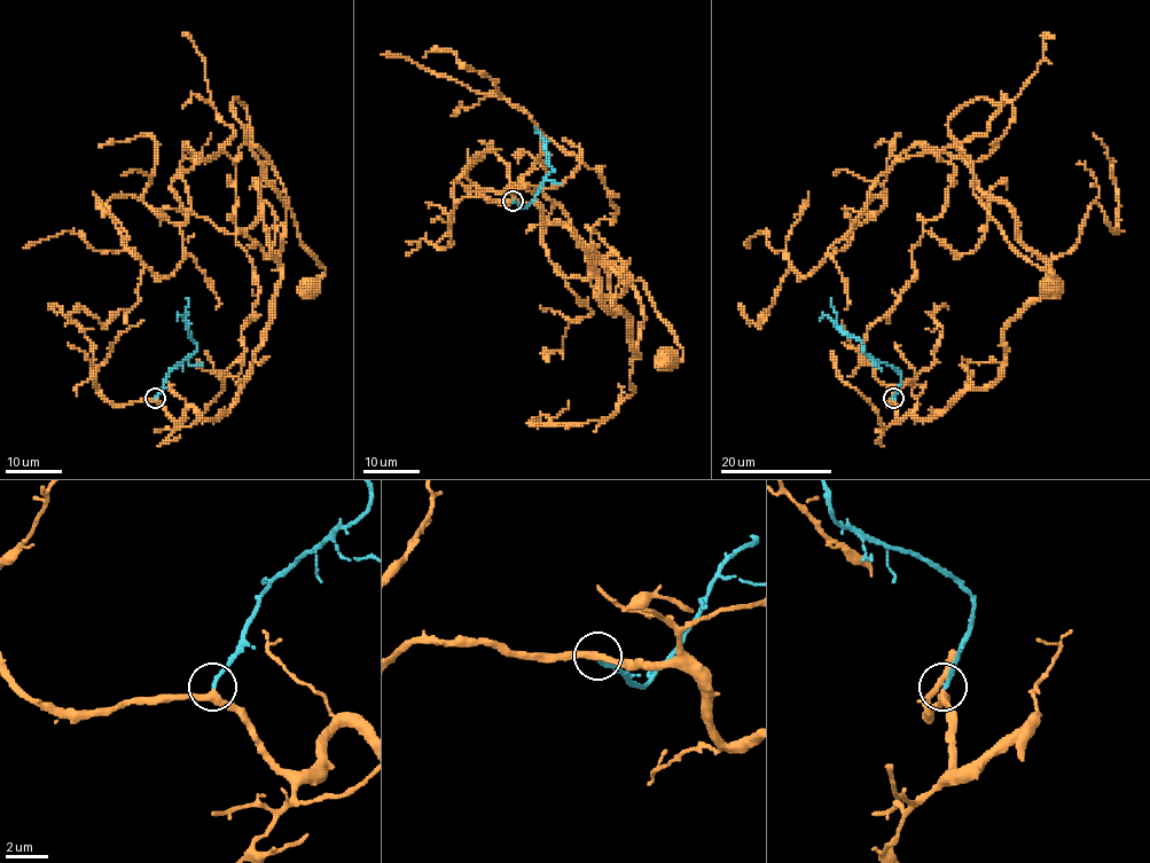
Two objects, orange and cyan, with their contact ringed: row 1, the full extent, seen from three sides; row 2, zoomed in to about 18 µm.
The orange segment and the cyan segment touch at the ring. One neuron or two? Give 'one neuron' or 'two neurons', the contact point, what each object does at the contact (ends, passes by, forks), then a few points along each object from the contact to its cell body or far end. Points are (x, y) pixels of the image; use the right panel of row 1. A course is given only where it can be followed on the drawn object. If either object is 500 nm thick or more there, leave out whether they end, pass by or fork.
one neuron | (893, 398) | orange passes by | cyan ends | orange via (893, 398), (918, 418), (985, 390), (1043, 292), (956, 142), (1053, 283) | cyan via (893, 398), (901, 376), (883, 361), (874, 360), (857, 338), (849, 336), (835, 322), (831, 299)

